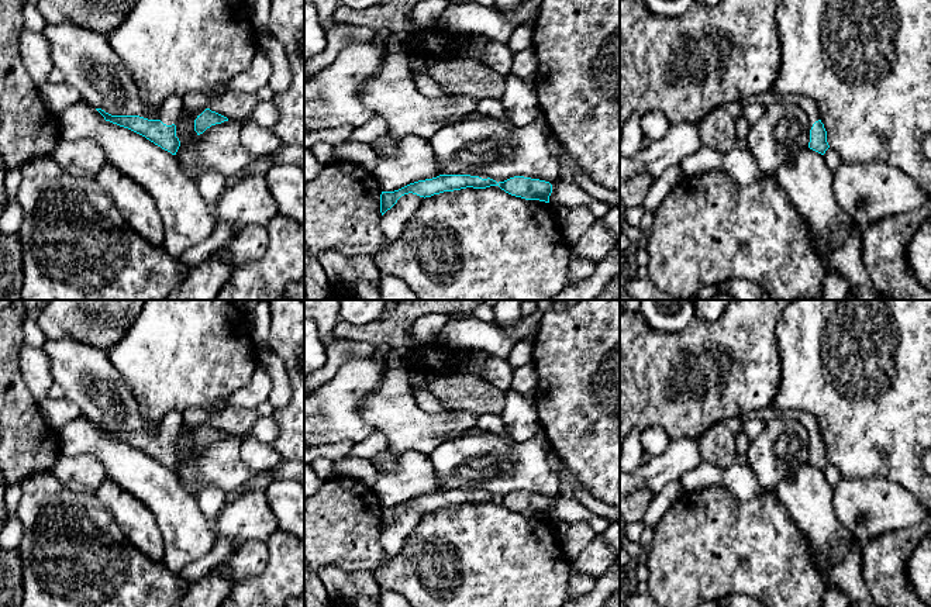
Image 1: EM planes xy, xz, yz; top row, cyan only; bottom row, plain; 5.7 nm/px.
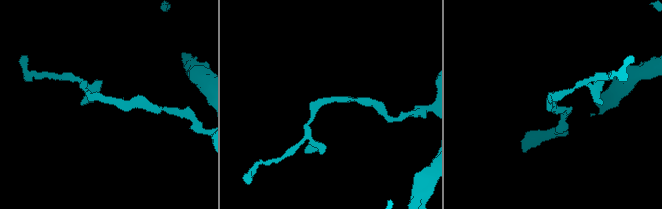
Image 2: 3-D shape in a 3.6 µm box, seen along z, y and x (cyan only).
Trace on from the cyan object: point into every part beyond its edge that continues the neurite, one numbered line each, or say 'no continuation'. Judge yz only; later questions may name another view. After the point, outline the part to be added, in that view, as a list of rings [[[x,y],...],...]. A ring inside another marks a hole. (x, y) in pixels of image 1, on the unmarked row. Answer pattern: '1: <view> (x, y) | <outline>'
1: yz (771, 413) | [[[770,406],[770,407],[763,407],[761,410],[748,411],[742,414],[741,417],[744,423],[748,420],[762,420],[768,423],[776,418],[797,418],[808,430],[810,442],[813,442],[813,439],[820,435],[820,427],[818,427],[817,418],[811,413],[804,411],[804,410],[779,410]]]

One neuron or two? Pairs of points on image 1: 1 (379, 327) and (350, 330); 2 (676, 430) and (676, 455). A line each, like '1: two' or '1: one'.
1: one
2: two

